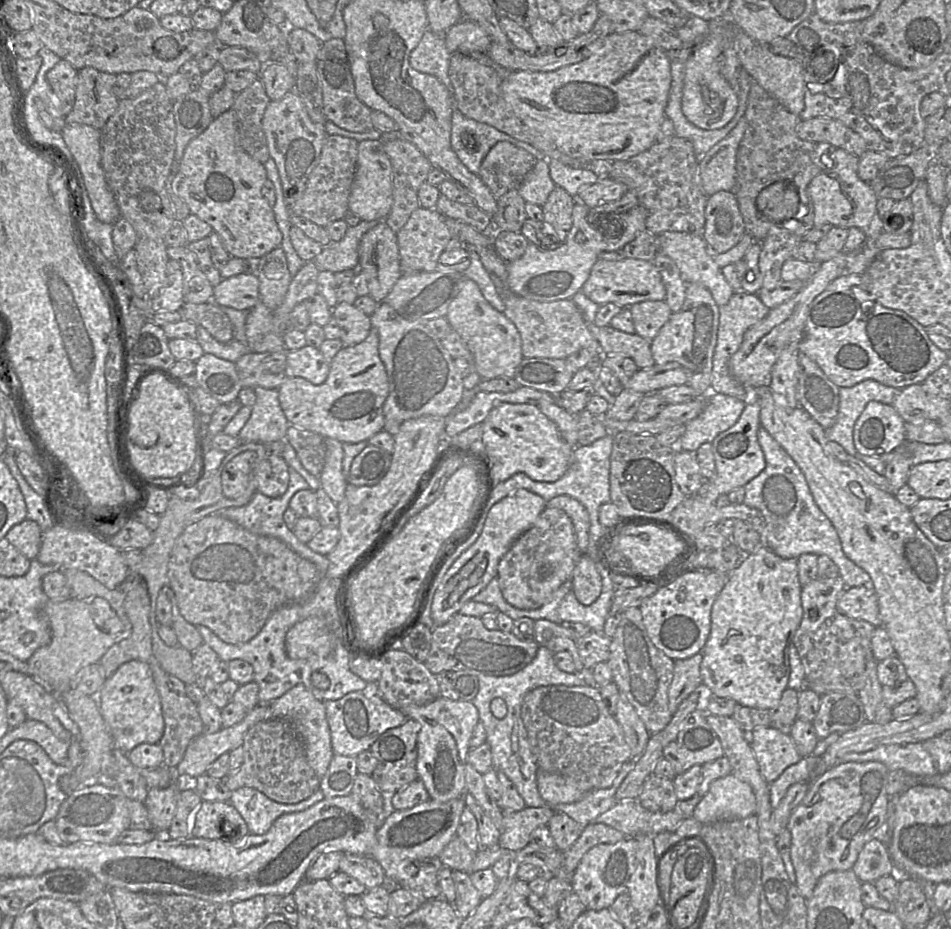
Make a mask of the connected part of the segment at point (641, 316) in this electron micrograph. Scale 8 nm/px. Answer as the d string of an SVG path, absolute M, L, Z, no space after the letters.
M665 300L643 301L630 306L635 332L652 341L672 312Z

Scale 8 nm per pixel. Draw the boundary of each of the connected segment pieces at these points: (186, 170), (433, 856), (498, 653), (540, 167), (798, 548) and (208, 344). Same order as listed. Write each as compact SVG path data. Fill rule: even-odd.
M233 109L222 113L195 137L185 149L179 171L173 176L172 190L188 205L191 214L208 223L221 237L232 257L259 259L282 244L282 233L277 225L273 207L263 196L262 188L267 180L263 163L253 159L238 143L237 117Z
M463 795L447 802L429 799L410 809L392 811L377 830L377 845L372 858L381 865L387 877L398 883L410 879L411 876L405 872L407 865L413 864L414 861L437 860L448 843L457 837L464 807Z
M455 614L447 623L435 626L426 668L434 675L443 671L458 670L479 676L510 676L526 667L535 658L540 645L524 641L499 629L488 630L480 618Z
M540 157L537 158L537 162L519 185L518 190L525 202L542 206L555 187L556 184L549 173L549 161Z
M762 426L758 430L758 442L766 466L745 485L744 504L759 510L766 522L760 533L762 545L785 559L798 559L804 553L826 555L838 567L846 587L865 587L873 591L874 583L870 575L843 552L835 527L815 503L805 476L795 461Z
M219 305L219 307L231 321L233 339L228 343L221 343L213 338L203 326L197 325L196 341L205 354L212 354L218 358L236 363L243 355L250 353L246 337L248 310L236 310L222 305Z

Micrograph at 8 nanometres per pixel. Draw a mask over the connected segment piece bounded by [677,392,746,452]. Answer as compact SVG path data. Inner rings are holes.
M709 392L702 397L706 404L702 412L694 419L686 423L686 431L679 440L677 450L694 451L703 443L711 443L722 432L731 428L740 418L746 403L738 398L722 393Z

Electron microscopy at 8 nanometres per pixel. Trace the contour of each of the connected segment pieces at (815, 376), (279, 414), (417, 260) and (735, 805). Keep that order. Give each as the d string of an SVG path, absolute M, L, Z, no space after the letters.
M802 352L798 355L797 380L799 406L823 428L833 426L839 410L839 387Z
M255 387L256 403L252 407L249 420L239 432L240 444L261 443L269 444L286 439L289 422L280 406L278 389Z
M418 207L396 234L401 273L433 272L452 234L443 216L436 208Z
M733 774L713 781L693 811L695 820L710 824L719 820L744 819L756 814L752 788Z

